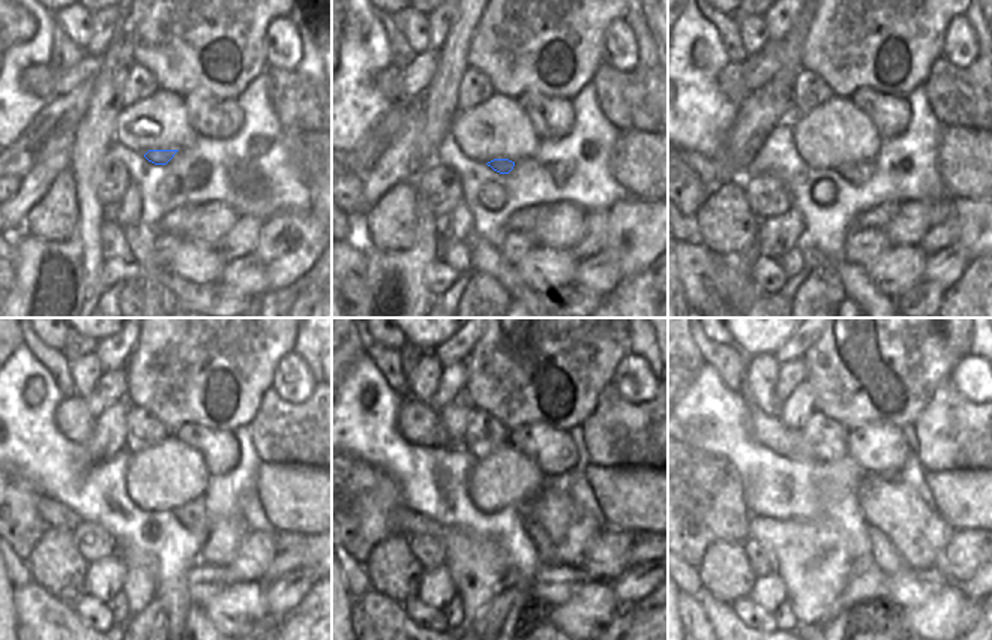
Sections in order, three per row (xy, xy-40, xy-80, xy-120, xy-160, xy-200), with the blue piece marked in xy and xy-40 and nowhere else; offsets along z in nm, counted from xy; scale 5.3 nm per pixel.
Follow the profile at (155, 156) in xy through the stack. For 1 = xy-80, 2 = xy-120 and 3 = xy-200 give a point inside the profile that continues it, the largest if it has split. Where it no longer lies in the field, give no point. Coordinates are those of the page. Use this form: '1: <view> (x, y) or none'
1: xy-80 (857, 174)
2: xy-120 (192, 516)
3: xy-200 (887, 558)

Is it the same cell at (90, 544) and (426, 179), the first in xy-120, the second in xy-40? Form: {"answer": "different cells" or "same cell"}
{"answer": "same cell"}

